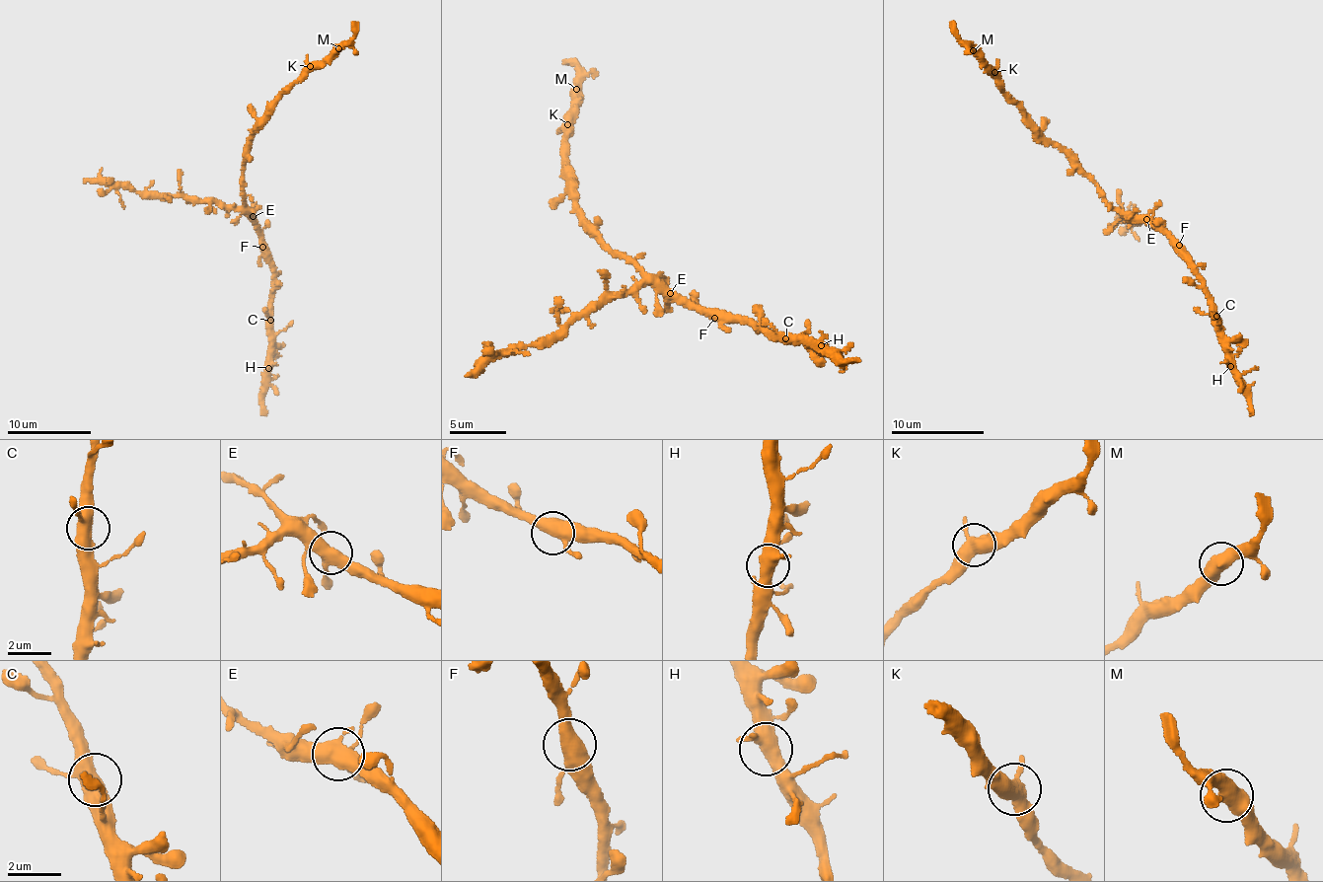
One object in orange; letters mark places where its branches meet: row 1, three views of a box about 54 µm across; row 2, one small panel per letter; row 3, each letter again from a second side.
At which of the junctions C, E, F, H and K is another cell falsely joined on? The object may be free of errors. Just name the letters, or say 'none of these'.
none of these

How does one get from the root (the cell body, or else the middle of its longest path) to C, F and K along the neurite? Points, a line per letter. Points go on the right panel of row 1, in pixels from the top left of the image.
C: (1112, 205), (1139, 217), (1170, 238), (1175, 251), (1202, 283), (1210, 312), (1216, 316)
F: (1112, 205), (1139, 217), (1179, 245)
K: (1112, 205), (1106, 201), (1104, 191), (1068, 156), (1052, 144), (1040, 140), (1015, 104), (1007, 101), (995, 72)

